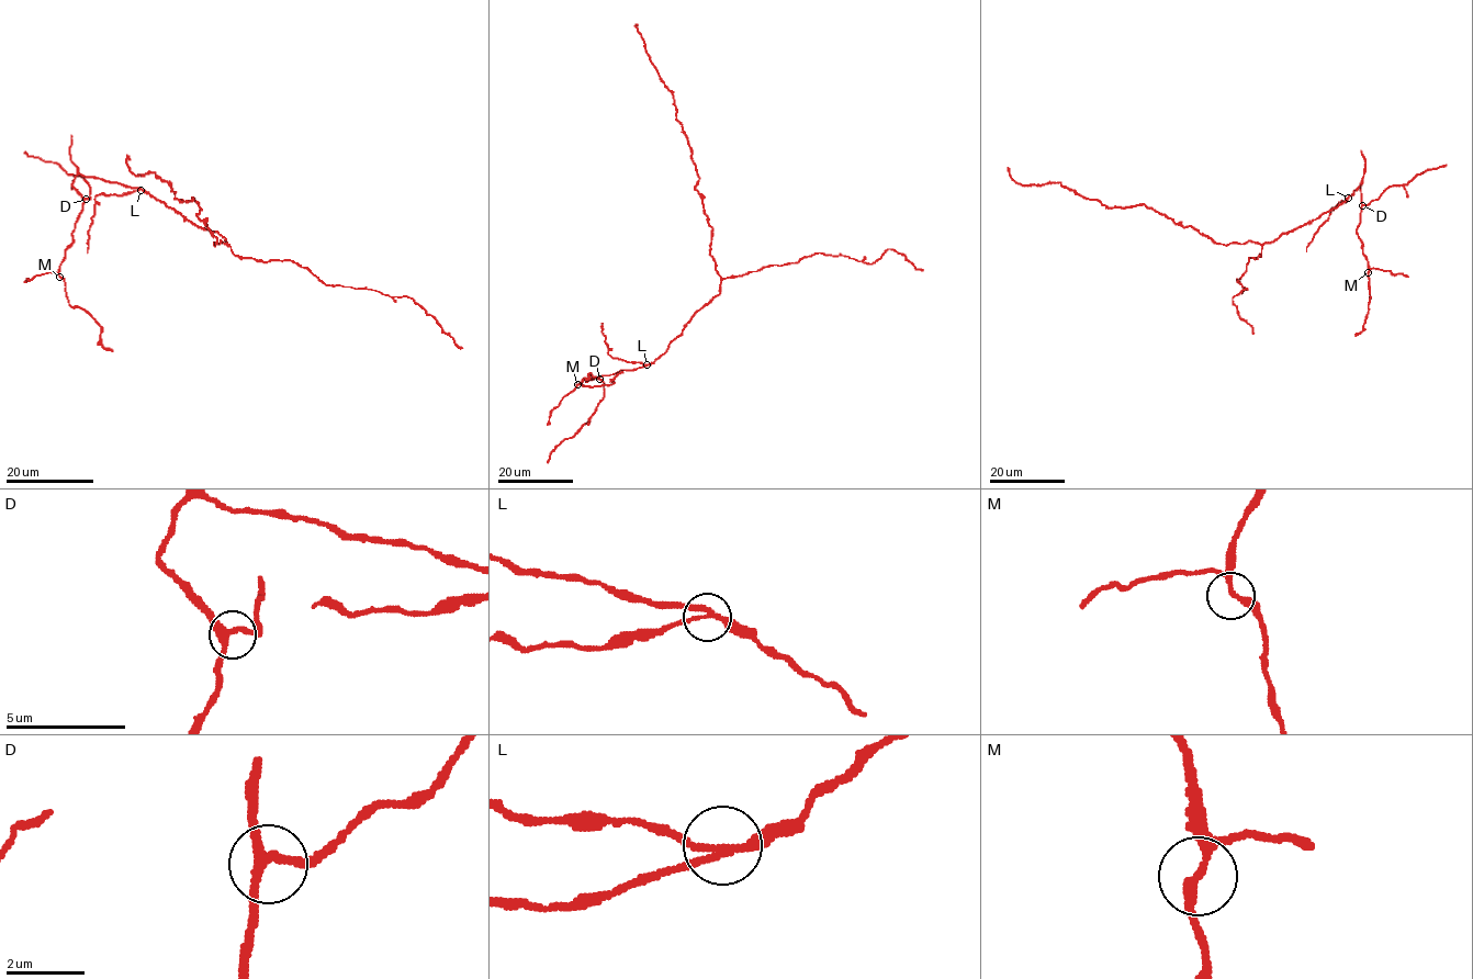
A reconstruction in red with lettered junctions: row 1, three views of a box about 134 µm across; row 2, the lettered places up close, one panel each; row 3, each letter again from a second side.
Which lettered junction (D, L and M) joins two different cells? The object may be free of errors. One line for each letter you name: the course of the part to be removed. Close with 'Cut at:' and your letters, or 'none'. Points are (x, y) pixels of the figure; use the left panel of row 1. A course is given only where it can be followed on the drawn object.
L: foreign part runs (139, 189), (96, 197), (88, 252)
Cut at: L

